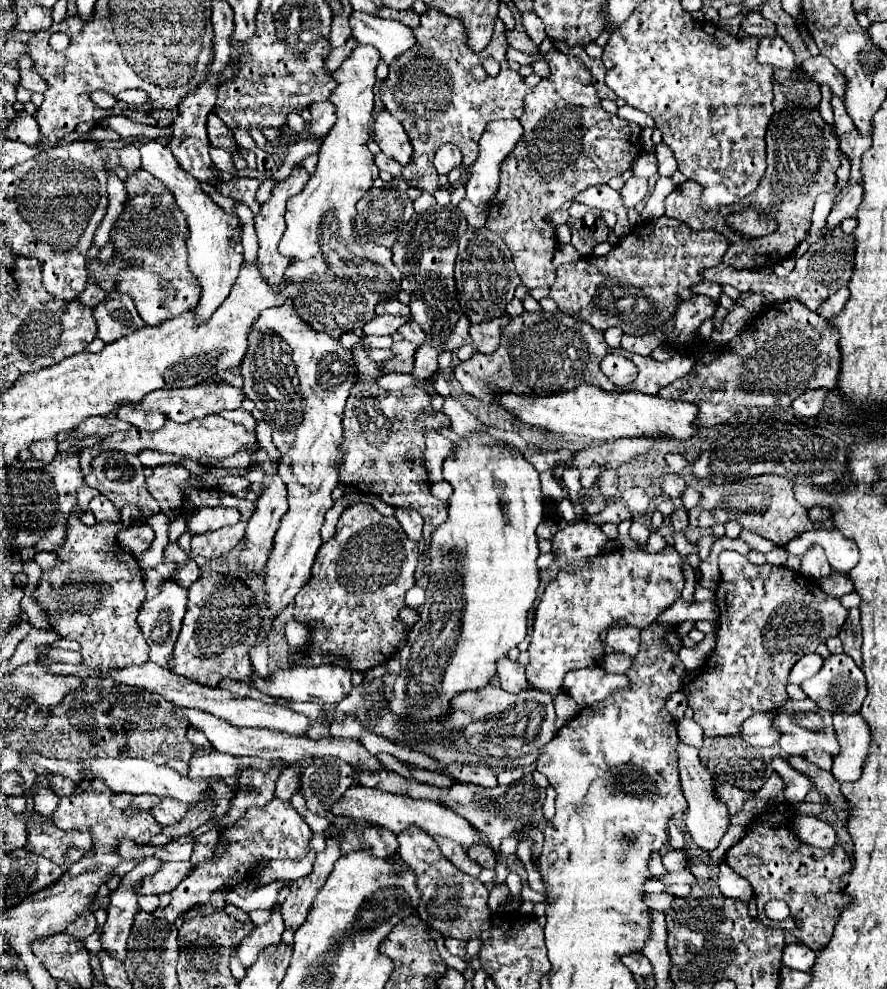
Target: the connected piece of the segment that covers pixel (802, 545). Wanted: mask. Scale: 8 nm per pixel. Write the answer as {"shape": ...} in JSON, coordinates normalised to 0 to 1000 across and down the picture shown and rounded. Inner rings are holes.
{"shape":[[[943,534],[938,536],[913,536],[895,544],[886,551],[888,560],[903,562],[914,550],[924,550],[933,562],[933,568],[945,578],[958,578],[967,566],[967,554],[961,546],[952,544]]]}

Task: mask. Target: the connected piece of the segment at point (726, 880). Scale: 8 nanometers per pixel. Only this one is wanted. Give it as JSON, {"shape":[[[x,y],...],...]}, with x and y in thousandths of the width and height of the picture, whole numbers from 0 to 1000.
{"shape":[[[816,868],[812,872],[812,882],[809,882],[809,896],[812,896],[812,902],[821,908],[830,908],[830,910],[837,910],[837,912],[846,912],[848,908],[848,898],[843,894],[843,890],[834,888],[828,884],[825,878],[818,876]]]}

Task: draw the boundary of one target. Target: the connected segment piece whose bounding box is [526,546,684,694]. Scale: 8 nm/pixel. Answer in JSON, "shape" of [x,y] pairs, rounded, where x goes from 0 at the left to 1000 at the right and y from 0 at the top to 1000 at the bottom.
{"shape":[[[758,552],[740,560],[694,554],[694,558],[692,556],[679,558],[676,562],[667,562],[667,566],[652,566],[649,570],[634,574],[609,603],[609,613],[604,613],[600,647],[595,653],[598,661],[598,669],[593,673],[595,690],[620,702],[631,702],[638,679],[647,675],[667,673],[670,665],[676,667],[681,663],[681,653],[679,649],[674,649],[679,637],[683,637],[692,627],[703,627],[706,631],[713,631],[722,637],[728,635],[744,623],[744,619],[749,619],[767,603],[769,595],[771,580],[767,574],[767,560]]]}

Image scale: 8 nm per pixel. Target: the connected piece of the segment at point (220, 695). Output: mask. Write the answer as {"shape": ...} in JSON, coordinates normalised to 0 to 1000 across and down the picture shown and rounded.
{"shape":[[[165,669],[160,673],[149,673],[149,675],[140,675],[140,677],[122,677],[122,675],[113,675],[115,679],[120,679],[126,688],[133,688],[138,692],[144,694],[153,694],[153,696],[162,696],[176,702],[187,704],[187,708],[194,708],[196,712],[203,712],[207,716],[221,716],[228,720],[237,720],[244,726],[268,734],[268,736],[302,736],[309,740],[322,740],[327,744],[343,744],[349,736],[352,736],[352,726],[343,724],[343,722],[334,722],[329,720],[325,714],[320,712],[298,712],[284,706],[268,706],[257,698],[250,696],[230,696],[228,692],[216,692],[212,688],[207,688],[205,684],[198,684],[194,679],[189,679],[187,675],[180,675],[174,669]]]}

